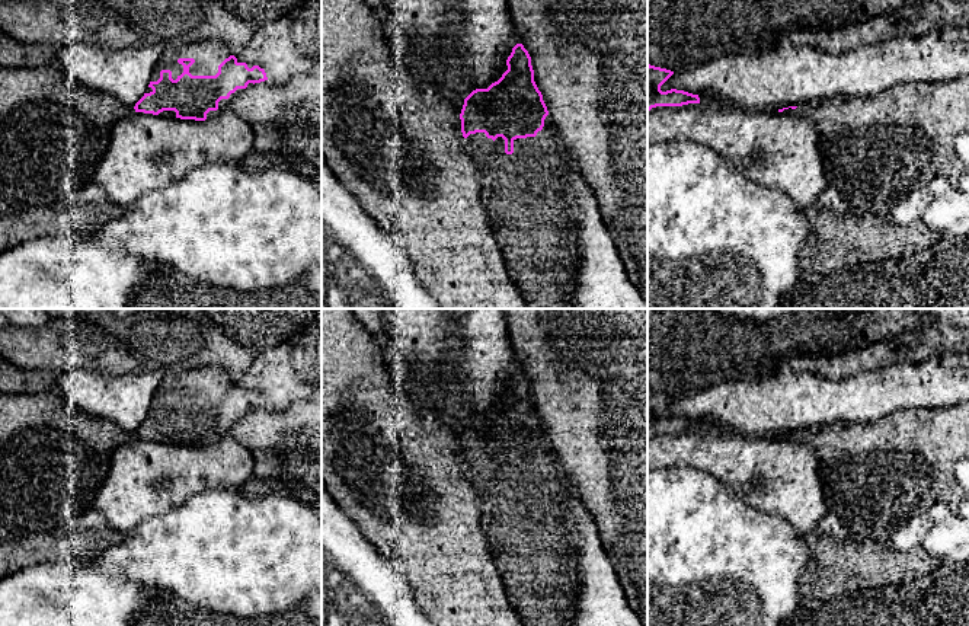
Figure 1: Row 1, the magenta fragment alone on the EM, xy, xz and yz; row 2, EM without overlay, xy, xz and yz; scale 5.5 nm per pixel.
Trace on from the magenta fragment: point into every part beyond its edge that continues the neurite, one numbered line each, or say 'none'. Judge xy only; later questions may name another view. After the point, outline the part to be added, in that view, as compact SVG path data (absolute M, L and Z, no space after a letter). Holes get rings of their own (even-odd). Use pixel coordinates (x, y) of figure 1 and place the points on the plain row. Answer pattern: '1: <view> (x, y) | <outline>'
1: xy (208, 380) | M212 365L176 374L164 374L153 396L150 408L157 408L162 396L170 396L172 405L176 406L183 399L183 392L178 389L179 384L195 386L189 393L192 402L215 402L218 399L218 392L230 381L228 371Z

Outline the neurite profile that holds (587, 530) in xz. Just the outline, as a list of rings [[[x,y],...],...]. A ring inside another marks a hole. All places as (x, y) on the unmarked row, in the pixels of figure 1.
[[[553,450],[551,460],[570,494],[578,531],[579,587],[572,603],[572,626],[645,626],[629,604],[623,584],[601,547],[598,528]]]

